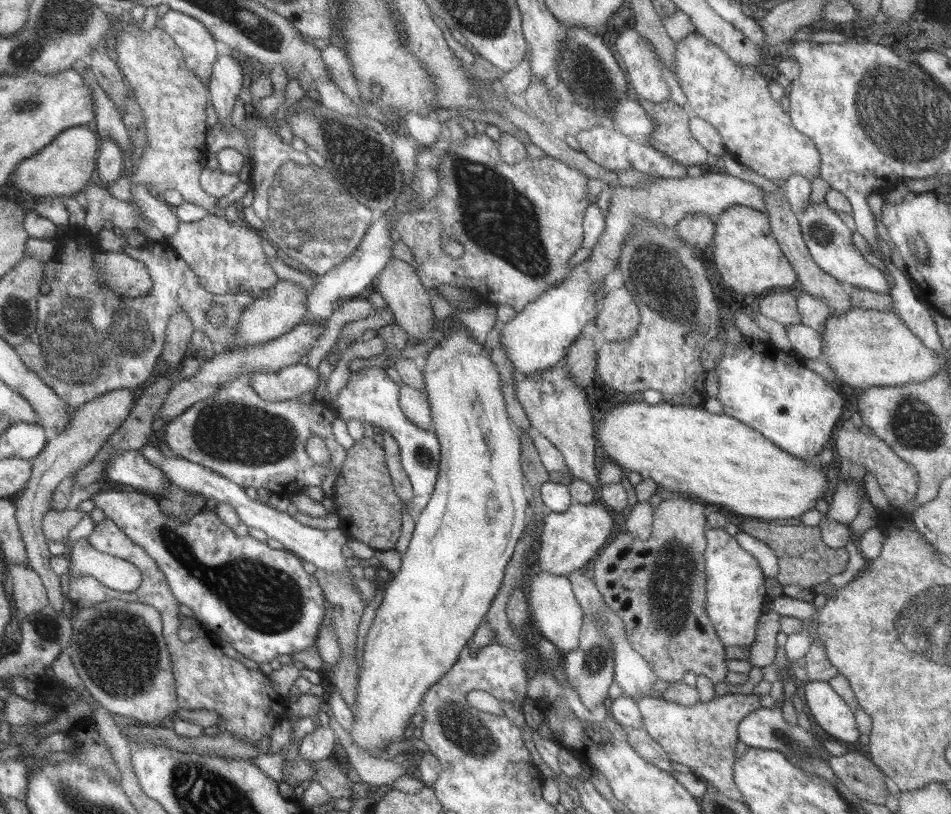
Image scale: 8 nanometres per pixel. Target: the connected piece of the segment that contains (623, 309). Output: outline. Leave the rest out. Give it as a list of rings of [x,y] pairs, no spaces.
[[[622,285],[605,293],[594,321],[608,342],[630,338],[640,324],[640,311],[628,288]]]

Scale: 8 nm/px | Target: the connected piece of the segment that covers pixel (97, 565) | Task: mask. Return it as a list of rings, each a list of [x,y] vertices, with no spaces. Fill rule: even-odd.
[[[86,538],[73,543],[70,579],[88,575],[113,592],[135,592],[141,586],[141,572],[126,560],[96,551]]]

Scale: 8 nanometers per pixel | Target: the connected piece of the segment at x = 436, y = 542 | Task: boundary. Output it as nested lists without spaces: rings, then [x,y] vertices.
[[[450,316],[456,318],[456,324],[452,330],[450,335],[446,336],[446,339],[440,342],[440,345],[434,347],[431,352],[429,352],[428,356],[426,356],[426,365],[424,367],[423,375],[425,378],[425,389],[427,390],[427,398],[429,400],[431,406],[431,415],[433,418],[433,426],[432,430],[437,433],[437,436],[440,440],[441,445],[441,464],[440,464],[440,474],[437,476],[437,484],[435,489],[433,490],[433,495],[429,500],[429,503],[421,510],[418,514],[418,517],[415,521],[415,528],[412,533],[412,538],[408,546],[408,550],[404,556],[402,556],[402,564],[400,570],[397,573],[390,575],[390,579],[388,578],[388,586],[384,588],[384,598],[382,598],[382,602],[380,602],[380,606],[378,606],[378,610],[376,612],[376,616],[374,618],[374,622],[366,636],[366,643],[364,644],[364,664],[362,667],[362,671],[359,671],[359,679],[358,679],[358,687],[356,687],[356,706],[354,710],[355,721],[353,724],[353,729],[349,732],[352,736],[352,740],[354,745],[358,745],[360,748],[363,748],[366,752],[376,757],[378,749],[384,748],[384,746],[389,746],[388,742],[392,740],[392,738],[404,738],[404,730],[406,730],[406,726],[410,724],[410,716],[412,714],[416,714],[418,712],[418,708],[422,706],[422,700],[425,699],[425,696],[429,692],[430,688],[432,688],[438,680],[440,680],[447,672],[453,667],[453,664],[457,662],[460,658],[460,650],[468,644],[468,640],[476,635],[478,628],[482,625],[482,620],[484,620],[484,616],[486,612],[489,612],[489,608],[493,604],[493,601],[496,599],[496,594],[501,591],[501,588],[505,582],[505,576],[507,575],[507,570],[509,564],[513,560],[513,556],[517,550],[517,544],[521,540],[521,536],[524,535],[525,528],[530,523],[530,515],[529,515],[529,493],[527,490],[527,485],[525,483],[525,473],[524,473],[524,464],[522,463],[522,444],[521,437],[519,432],[514,430],[514,424],[512,424],[512,419],[508,418],[508,414],[506,414],[506,410],[504,410],[504,398],[502,398],[502,392],[500,392],[500,384],[502,381],[500,380],[500,375],[498,371],[495,369],[494,364],[490,361],[490,350],[484,347],[484,343],[481,343],[472,335],[472,332],[469,332],[469,329],[457,318],[457,316]]]

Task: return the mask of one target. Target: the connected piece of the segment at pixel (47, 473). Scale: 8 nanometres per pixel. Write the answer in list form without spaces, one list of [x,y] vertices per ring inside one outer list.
[[[133,389],[111,390],[74,409],[67,427],[57,435],[50,436],[42,452],[37,458],[32,459],[32,476],[27,487],[13,498],[16,507],[15,517],[25,542],[29,566],[44,582],[45,589],[48,590],[49,604],[56,613],[64,613],[62,580],[60,580],[61,576],[55,574],[49,566],[51,553],[48,550],[49,542],[41,522],[44,515],[52,509],[51,498],[55,488],[67,476],[75,474],[98,454],[108,437],[128,418],[137,399]]]

